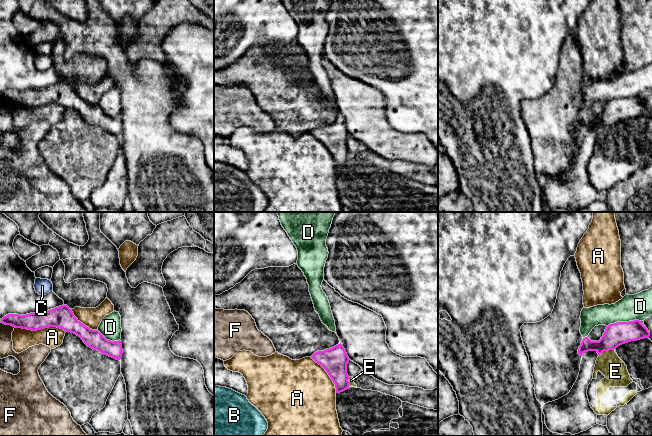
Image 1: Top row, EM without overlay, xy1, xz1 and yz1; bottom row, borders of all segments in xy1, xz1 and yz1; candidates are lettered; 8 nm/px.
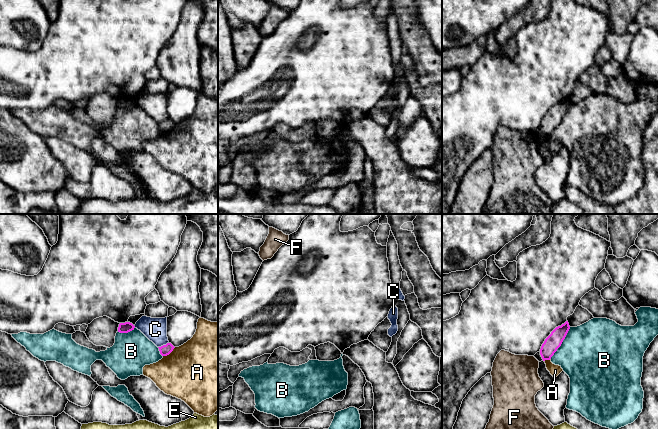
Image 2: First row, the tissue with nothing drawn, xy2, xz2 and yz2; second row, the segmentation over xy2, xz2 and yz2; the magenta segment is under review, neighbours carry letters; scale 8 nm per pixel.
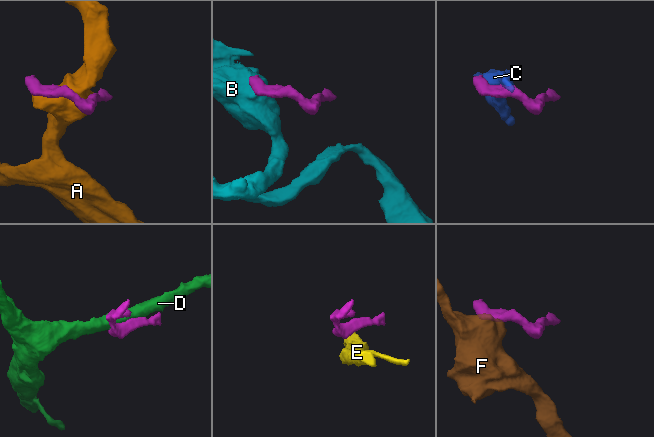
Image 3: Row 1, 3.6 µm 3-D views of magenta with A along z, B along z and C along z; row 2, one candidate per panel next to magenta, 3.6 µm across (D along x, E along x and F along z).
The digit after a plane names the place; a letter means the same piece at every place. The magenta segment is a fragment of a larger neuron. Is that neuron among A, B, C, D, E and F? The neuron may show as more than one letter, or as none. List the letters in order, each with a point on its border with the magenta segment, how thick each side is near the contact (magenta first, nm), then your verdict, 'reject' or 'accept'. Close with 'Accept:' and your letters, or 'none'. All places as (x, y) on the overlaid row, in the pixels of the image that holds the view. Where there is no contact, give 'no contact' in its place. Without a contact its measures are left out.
A: xy1 (40, 329) | 180/160 nm | reject
B: yz2 (561, 343) | 120/480 nm | reject
C: xy2 (163, 345) | 90/190 nm | reject
D: yz1 (623, 322) | 190/200 nm | reject
E: yz1 (606, 350) | 190/190 nm | reject
F: xy1 (8, 324) | 140/110 nm | reject
Accept: none

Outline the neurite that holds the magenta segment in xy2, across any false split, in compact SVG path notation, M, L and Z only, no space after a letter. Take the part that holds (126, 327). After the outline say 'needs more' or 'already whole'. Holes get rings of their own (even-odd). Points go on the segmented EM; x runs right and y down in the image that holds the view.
M145 313L140 314L140 315L130 316L127 322L119 324L118 332L120 332L120 333L128 333L128 332L134 330L136 322L142 316L145 316Z; needs more

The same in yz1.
M639 320L613 323L606 327L599 341L591 341L588 337L583 338L578 354L582 356L585 352L596 351L600 355L622 344L649 338L649 336L650 332Z; already whole

